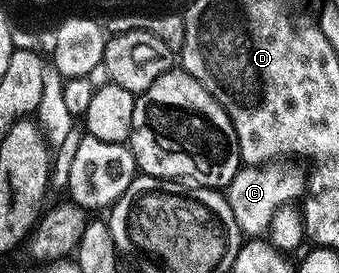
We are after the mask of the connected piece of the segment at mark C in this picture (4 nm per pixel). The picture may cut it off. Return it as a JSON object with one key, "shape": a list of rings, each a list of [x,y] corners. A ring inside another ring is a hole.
{"shape":[[[271,162],[243,166],[239,168],[236,178],[232,178],[230,185],[224,189],[224,195],[232,206],[236,222],[247,237],[265,237],[269,233],[275,210],[283,204],[297,201],[297,196],[307,191],[308,172],[296,163],[298,162]]]}

